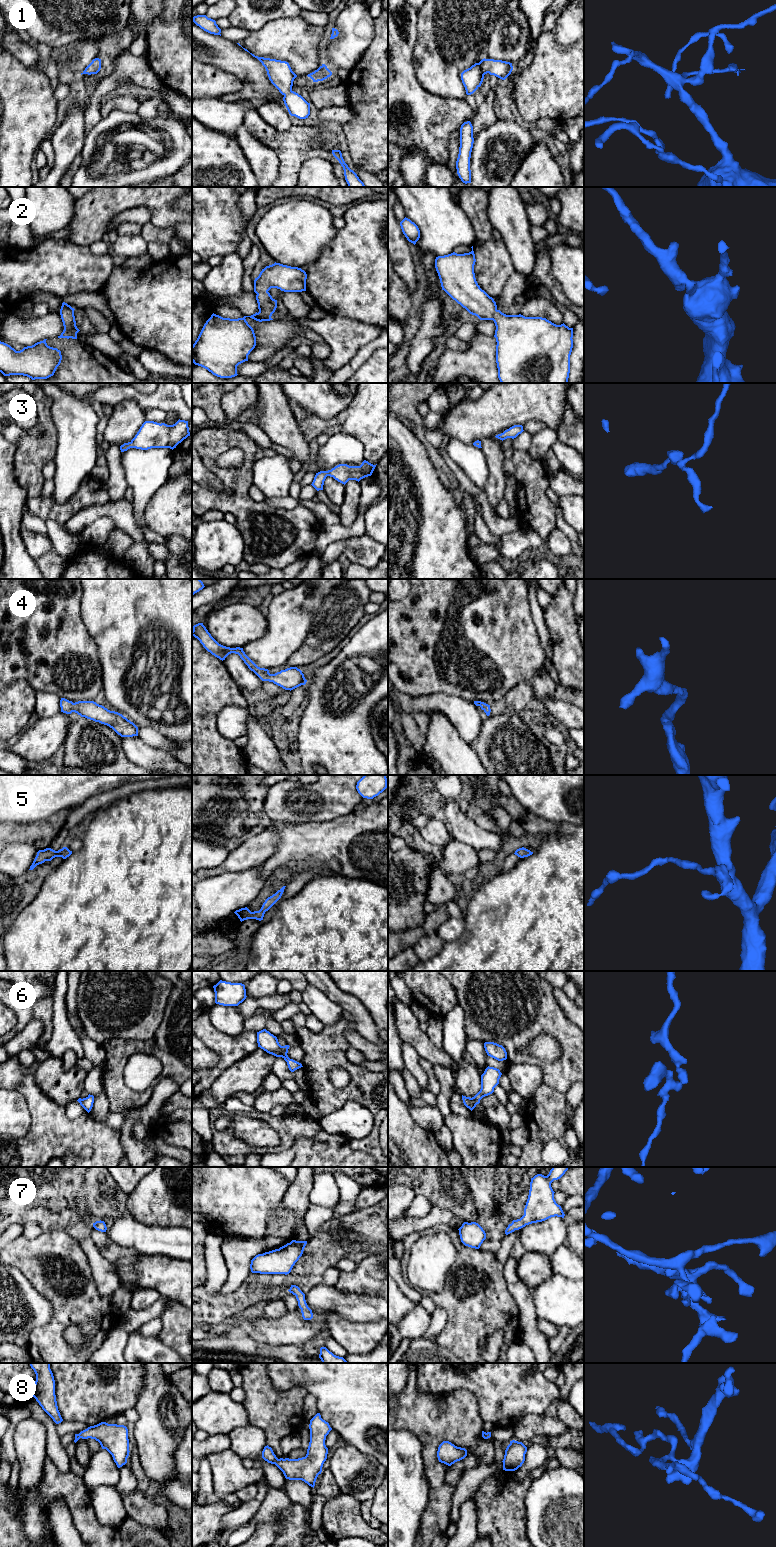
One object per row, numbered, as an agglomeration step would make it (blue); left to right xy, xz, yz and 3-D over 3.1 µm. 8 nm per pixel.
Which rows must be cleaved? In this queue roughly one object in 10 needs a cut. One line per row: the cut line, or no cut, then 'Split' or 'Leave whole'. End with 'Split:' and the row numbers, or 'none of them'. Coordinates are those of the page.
1: No split. Leave whole
2: No split. Leave whole
3: No split. Leave whole
4: No split. Leave whole
5: No split. Leave whole
6: No split. Leave whole
7: No split. Leave whole
8: No split. Leave whole
Split: none of them

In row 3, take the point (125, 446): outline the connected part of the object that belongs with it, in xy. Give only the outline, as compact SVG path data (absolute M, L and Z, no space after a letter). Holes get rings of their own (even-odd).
M178 420L173 425L145 421L135 437L120 446L121 452L130 448L148 450L151 448L174 449L184 439L190 436L188 421Z

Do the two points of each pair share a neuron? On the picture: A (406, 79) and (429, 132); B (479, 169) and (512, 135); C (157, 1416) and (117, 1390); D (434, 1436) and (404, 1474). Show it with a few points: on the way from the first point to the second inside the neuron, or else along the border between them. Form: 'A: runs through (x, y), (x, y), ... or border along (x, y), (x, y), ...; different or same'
A: runs through (406, 92), (406, 100), (420, 119); same
B: runs through (488, 164), (506, 144); same
C: border along (142, 1379), (142, 1387), (136, 1404), (133, 1407); different
D: border along (408, 1432), (415, 1435), (420, 1442), (425, 1475); different

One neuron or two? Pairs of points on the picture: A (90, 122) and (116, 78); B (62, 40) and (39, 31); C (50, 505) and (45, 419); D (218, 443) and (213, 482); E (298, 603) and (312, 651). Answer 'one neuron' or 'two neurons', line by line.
A: one neuron
B: one neuron
C: one neuron
D: two neurons
E: two neurons

